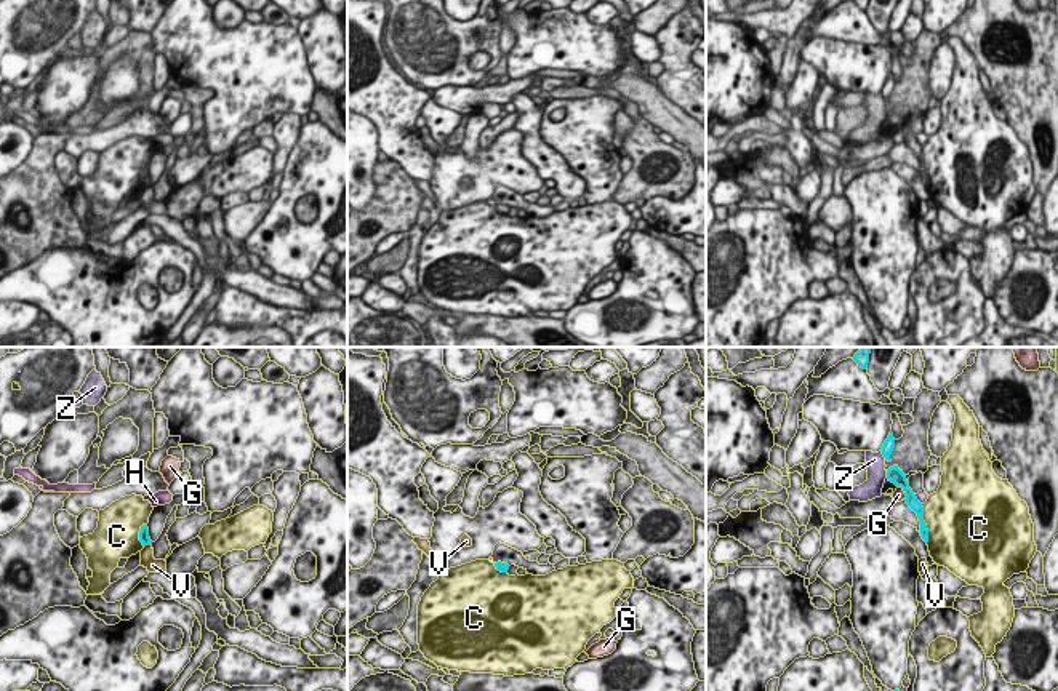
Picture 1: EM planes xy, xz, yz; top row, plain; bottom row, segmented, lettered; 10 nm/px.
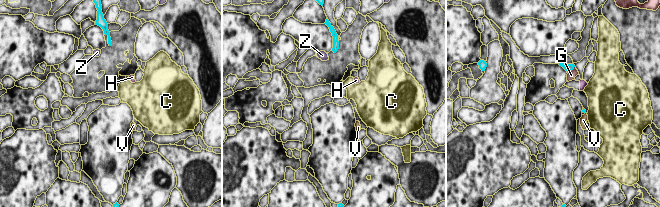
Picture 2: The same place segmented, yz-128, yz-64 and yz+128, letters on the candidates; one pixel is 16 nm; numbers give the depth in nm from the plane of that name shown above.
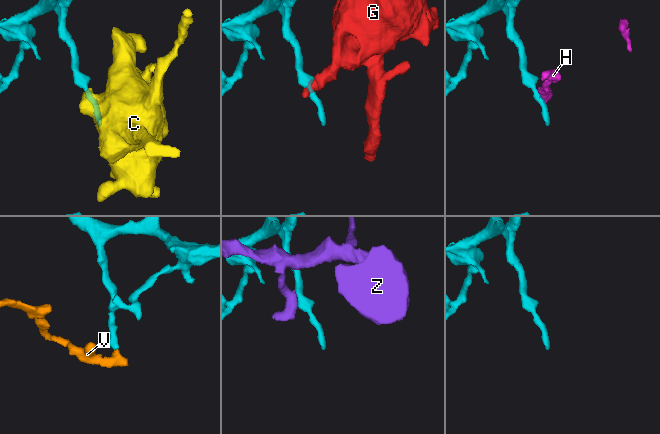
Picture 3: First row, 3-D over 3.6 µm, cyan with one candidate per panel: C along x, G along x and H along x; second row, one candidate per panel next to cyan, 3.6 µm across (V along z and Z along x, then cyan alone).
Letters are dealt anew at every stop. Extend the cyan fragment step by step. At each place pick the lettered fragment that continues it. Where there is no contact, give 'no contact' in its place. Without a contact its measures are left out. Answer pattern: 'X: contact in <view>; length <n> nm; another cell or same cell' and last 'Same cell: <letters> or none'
C: contact in yz; length 400 nm; another cell
G: contact in yz; length 150 nm; another cell
H: contact in yz; length 130 nm; another cell
V: contact in xy; length 70 nm; another cell
Z: contact in yz; length 100 nm; another cell
Same cell: none

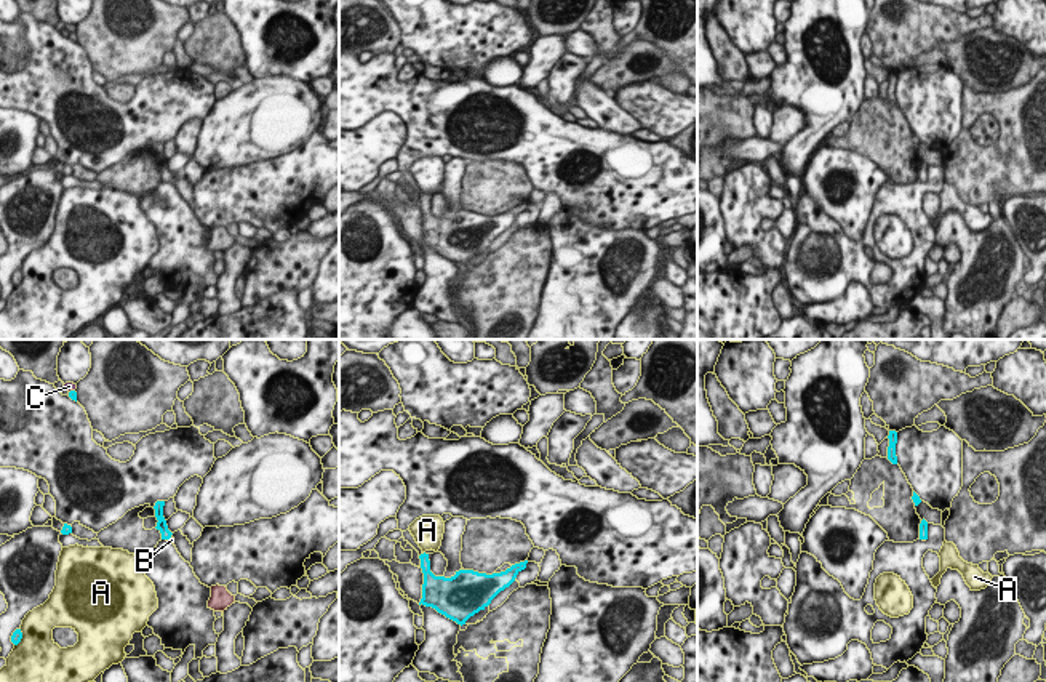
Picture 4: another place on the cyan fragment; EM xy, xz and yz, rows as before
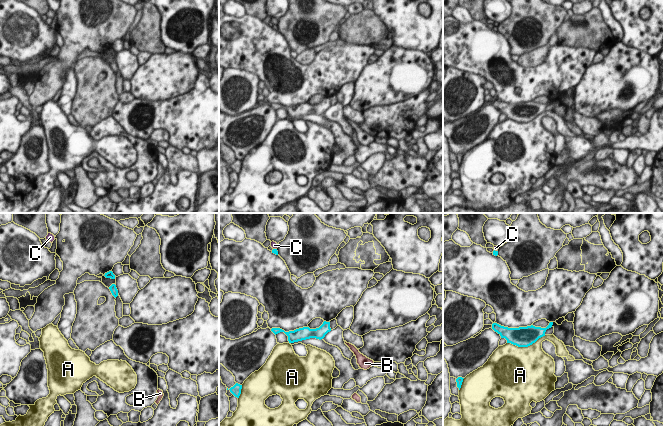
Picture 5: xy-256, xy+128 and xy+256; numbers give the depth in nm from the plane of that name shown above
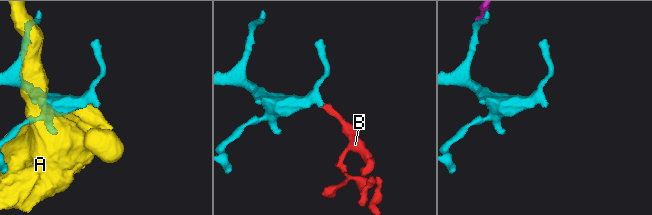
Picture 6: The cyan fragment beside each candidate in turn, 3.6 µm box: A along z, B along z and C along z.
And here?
A: contact in xy; length 190 nm; another cell
B: contact in xy; length 70 nm; same cell
C: contact in xy; length 70 nm; another cell
Same cell: B

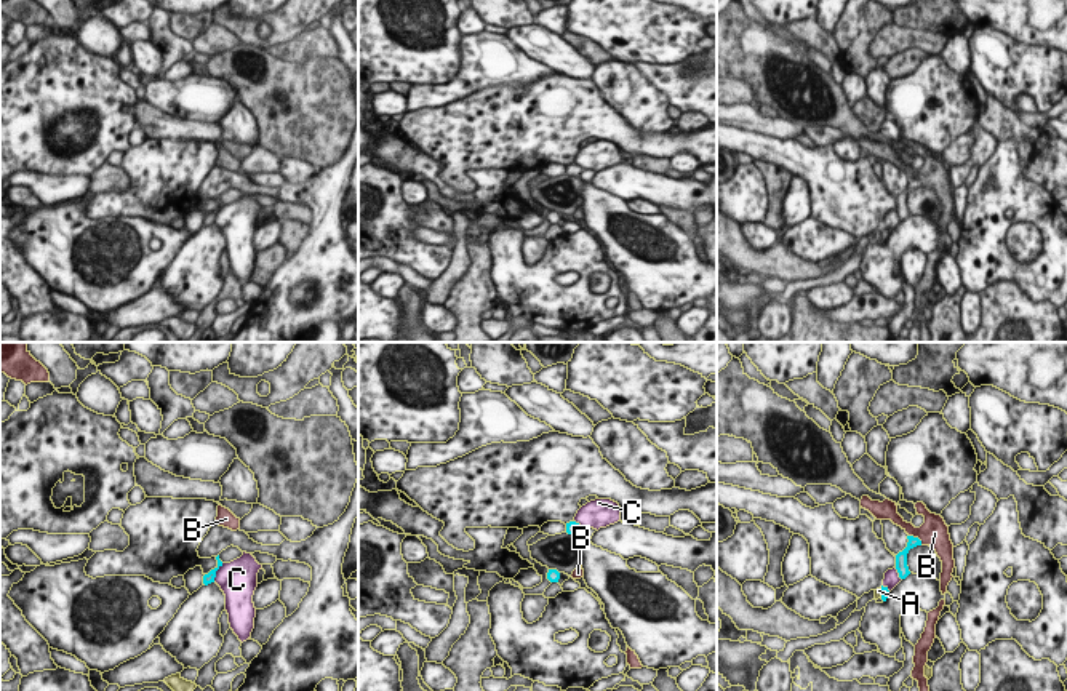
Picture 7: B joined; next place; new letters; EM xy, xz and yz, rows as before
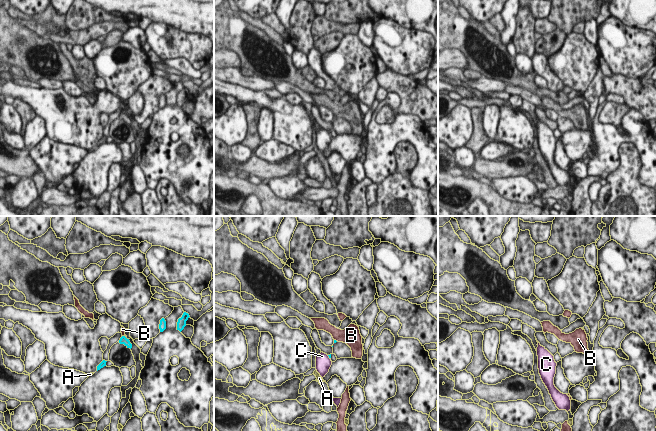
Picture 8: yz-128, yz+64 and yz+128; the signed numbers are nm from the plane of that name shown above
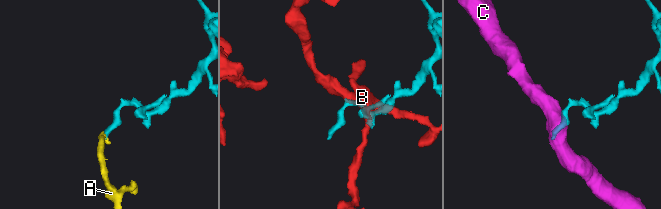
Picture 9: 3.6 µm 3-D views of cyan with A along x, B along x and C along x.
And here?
A: contact in yz; length 110 nm; another cell
B: contact in yz; length 180 nm; another cell
C: contact in xy; length 220 nm; another cell
Same cell: none

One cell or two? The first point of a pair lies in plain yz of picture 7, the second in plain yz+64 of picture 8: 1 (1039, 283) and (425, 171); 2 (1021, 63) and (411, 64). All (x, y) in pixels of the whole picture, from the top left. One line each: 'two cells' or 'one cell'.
1: one cell
2: one cell

